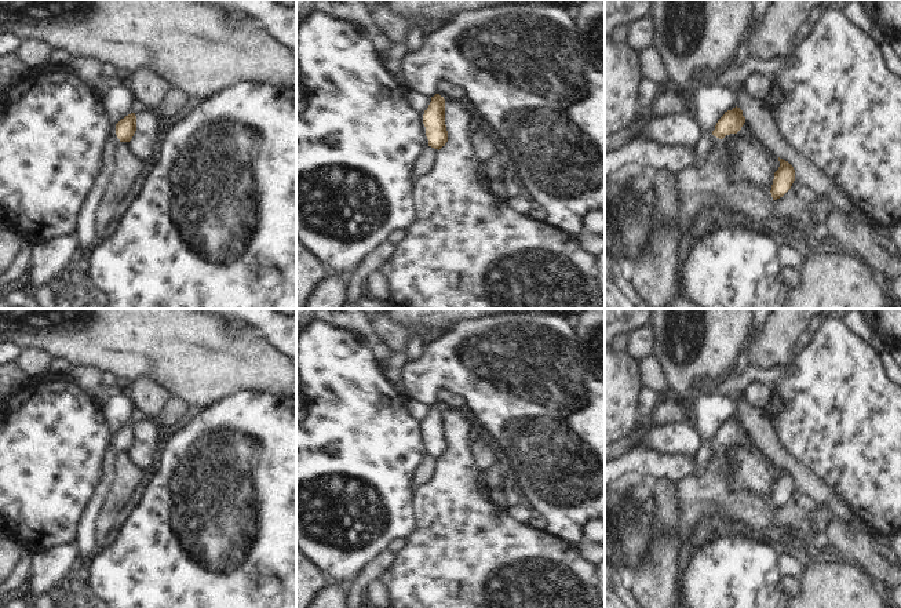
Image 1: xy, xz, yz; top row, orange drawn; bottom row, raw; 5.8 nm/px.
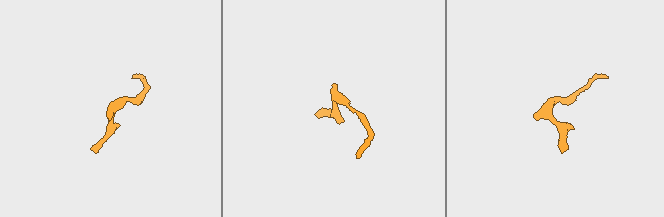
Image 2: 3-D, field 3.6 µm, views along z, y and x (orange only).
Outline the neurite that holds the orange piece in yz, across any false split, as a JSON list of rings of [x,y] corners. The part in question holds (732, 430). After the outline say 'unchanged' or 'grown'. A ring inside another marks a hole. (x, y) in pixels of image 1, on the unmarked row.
[[[732,415],[725,423],[718,429],[715,438],[711,443],[701,443],[696,451],[694,473],[703,476],[710,465],[714,451],[723,448],[726,444],[737,443],[745,432],[743,419],[737,415]]]; grown

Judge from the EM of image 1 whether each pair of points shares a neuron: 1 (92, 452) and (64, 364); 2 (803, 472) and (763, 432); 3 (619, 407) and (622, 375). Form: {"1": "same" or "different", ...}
{"1": "different", "2": "same", "3": "same"}

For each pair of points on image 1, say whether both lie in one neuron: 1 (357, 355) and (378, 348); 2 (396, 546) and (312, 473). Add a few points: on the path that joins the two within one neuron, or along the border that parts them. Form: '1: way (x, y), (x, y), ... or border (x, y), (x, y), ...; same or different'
1: border (364, 342), (383, 370); different
2: border (407, 541), (397, 539), (386, 549); different

